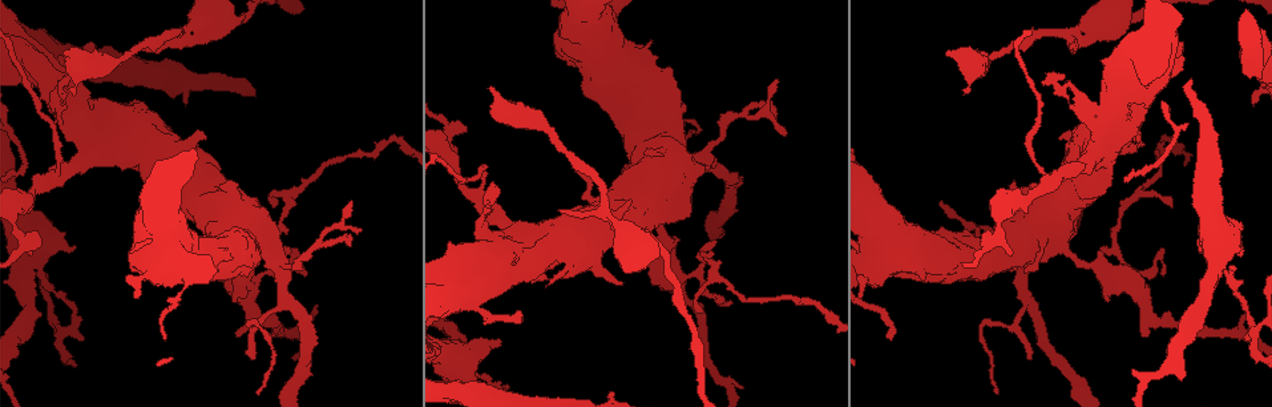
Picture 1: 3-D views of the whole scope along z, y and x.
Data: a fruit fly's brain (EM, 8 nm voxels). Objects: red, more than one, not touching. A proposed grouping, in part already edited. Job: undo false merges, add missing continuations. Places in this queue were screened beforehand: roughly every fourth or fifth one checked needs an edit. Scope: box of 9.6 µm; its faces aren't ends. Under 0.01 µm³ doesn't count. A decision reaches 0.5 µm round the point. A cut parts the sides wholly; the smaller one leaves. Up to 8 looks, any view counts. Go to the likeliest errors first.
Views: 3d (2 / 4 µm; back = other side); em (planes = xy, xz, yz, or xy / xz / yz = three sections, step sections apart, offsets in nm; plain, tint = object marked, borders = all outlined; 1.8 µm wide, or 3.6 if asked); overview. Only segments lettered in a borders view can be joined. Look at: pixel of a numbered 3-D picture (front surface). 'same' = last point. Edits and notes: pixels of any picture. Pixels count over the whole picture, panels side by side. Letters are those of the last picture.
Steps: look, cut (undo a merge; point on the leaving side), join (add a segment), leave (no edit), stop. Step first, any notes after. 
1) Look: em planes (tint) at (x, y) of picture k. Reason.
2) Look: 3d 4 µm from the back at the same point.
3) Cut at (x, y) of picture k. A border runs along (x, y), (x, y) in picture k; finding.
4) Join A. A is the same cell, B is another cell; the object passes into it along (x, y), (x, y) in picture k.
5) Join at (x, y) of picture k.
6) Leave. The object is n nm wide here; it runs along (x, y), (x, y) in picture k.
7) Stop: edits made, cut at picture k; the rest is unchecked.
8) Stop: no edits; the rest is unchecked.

Look: em yz step 16 (tint) at (63, 54) of picture 1. Stops while still wide.

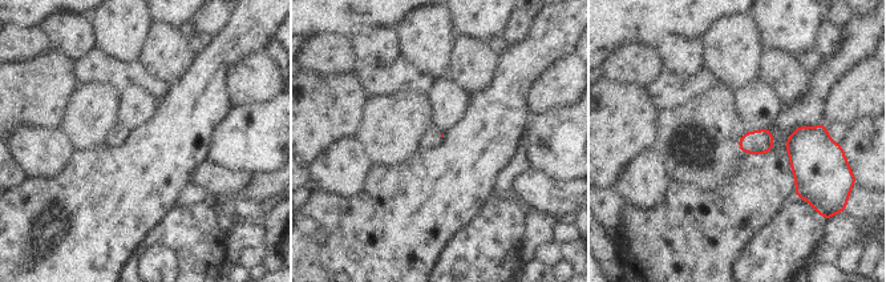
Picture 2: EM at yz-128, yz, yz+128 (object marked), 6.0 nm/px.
Look: em planes (borders) at the same point.

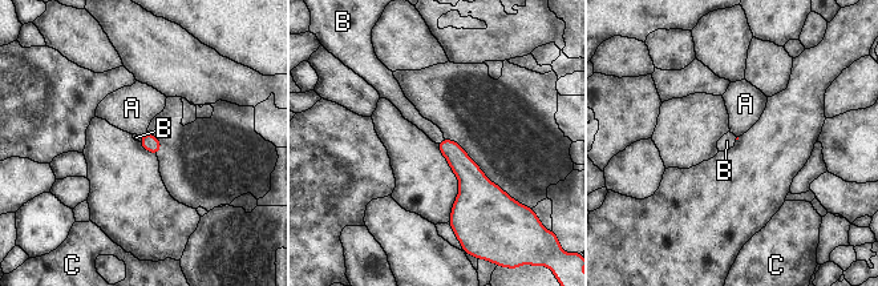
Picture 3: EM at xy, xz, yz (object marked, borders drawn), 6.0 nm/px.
Join B. B is the same cell, A and C are other cells; the object passes into it along (465, 169), (442, 141), (412, 115) in picture 3; it goes on there.

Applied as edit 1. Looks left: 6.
Look: overview. Redraw.

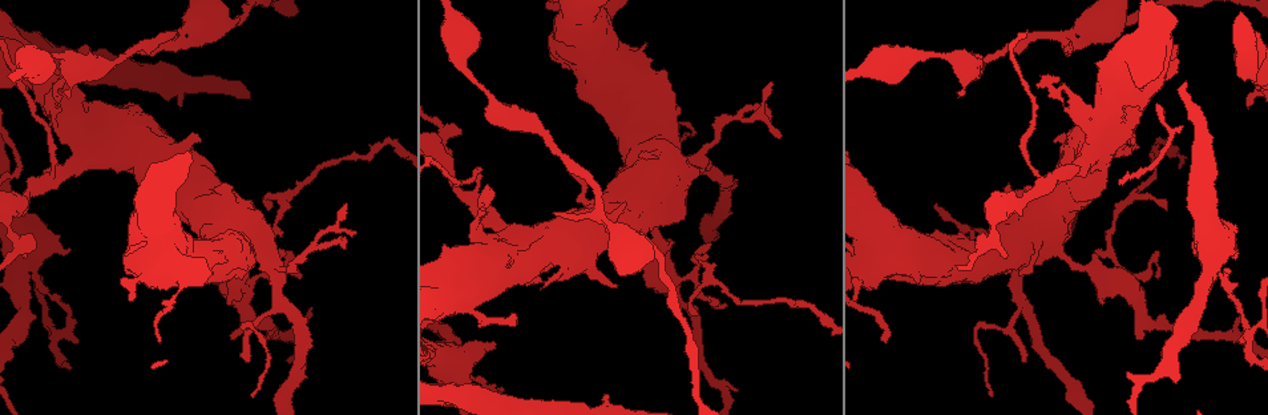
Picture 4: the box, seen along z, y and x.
Look: 3d 2 µm from the back at (1246, 330) of picture 4. Abrupt turn.

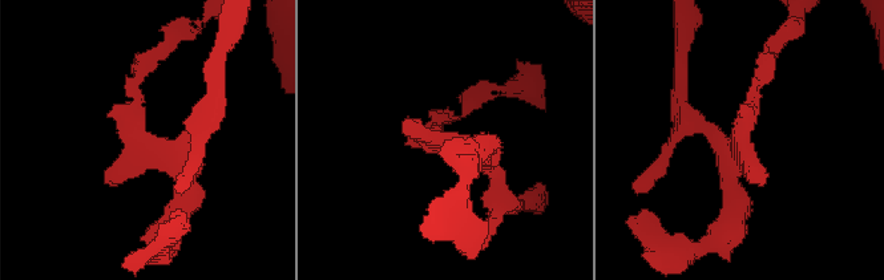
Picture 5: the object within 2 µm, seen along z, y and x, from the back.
Look: em planes (tint) at (731, 151) of picture 5.

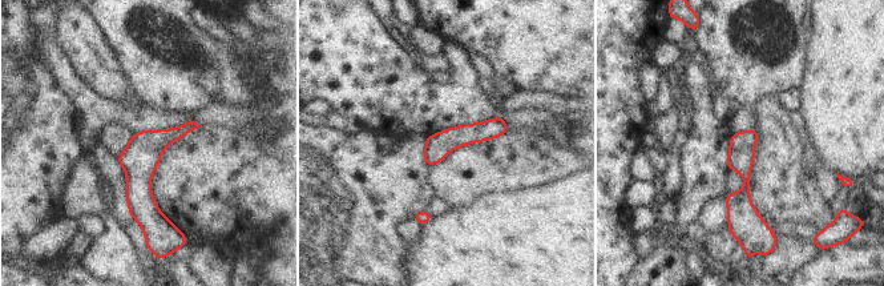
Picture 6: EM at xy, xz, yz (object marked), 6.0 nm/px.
Look: em planes (borders) at the same point.

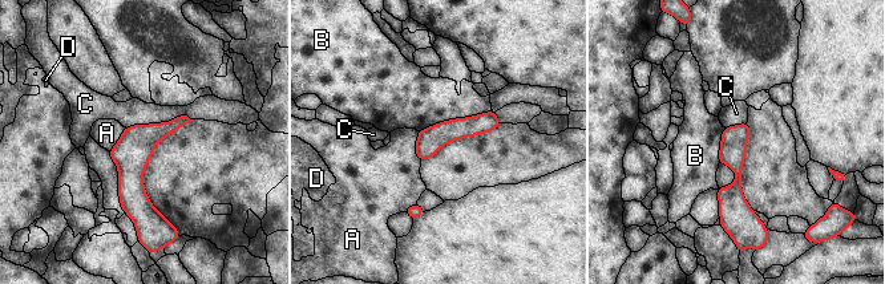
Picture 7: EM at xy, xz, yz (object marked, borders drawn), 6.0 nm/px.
Leave. The longest contact is with B, 460 nm; A, B, C and D are other cells; continuous, no second neuron.

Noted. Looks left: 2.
Look: em planes (borders) at (711, 302) of picture 4. Abrupt turn.

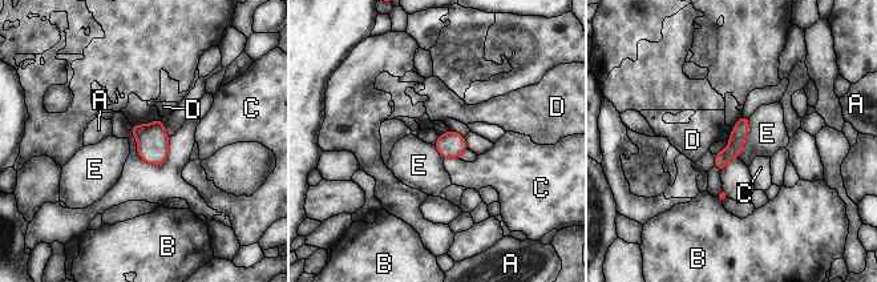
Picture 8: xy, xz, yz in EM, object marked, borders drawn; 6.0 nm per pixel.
Leave. A, B, C, D and E are other cells; it runs along (746, 121), (720, 165) in picture 8; one neuron here.

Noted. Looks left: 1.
Stop: edits made, join at picture 3; the rest is unchecked.

